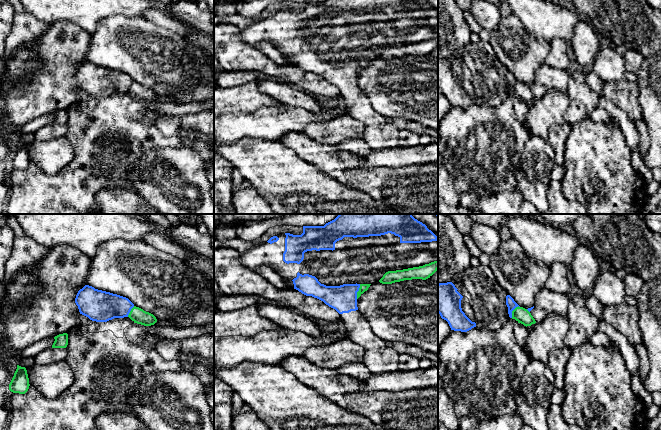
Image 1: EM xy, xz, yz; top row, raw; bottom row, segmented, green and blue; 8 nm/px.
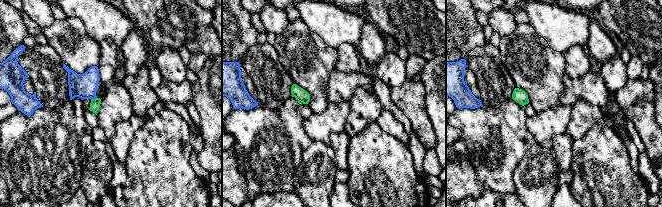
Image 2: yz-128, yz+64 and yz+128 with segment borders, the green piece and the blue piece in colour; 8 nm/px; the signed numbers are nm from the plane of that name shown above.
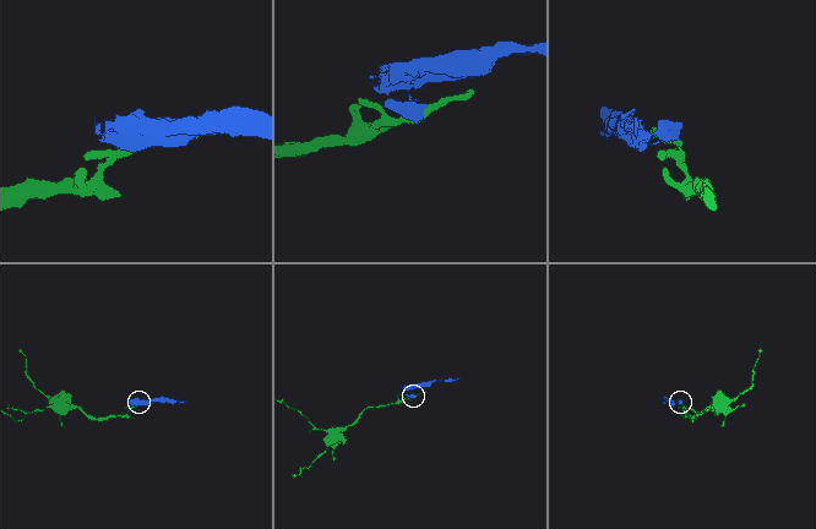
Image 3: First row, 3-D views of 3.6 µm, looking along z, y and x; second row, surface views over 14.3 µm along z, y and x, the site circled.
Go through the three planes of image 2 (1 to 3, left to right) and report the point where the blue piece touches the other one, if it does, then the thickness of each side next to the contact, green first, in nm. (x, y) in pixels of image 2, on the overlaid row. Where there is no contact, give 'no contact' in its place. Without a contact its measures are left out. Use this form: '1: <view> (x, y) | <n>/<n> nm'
1: yz-128 (93, 99) | 80/200 nm
2: no contact
3: no contact

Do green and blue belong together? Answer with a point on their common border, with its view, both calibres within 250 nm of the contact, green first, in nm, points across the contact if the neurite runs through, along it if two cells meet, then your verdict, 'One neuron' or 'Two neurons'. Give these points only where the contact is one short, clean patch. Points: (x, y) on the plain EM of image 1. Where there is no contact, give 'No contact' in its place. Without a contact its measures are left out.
Touches green at xz (358, 67). Thickness 60 nm (green) against 220 nm. Boundary: xz (360, 60), (356, 74). Two neurons

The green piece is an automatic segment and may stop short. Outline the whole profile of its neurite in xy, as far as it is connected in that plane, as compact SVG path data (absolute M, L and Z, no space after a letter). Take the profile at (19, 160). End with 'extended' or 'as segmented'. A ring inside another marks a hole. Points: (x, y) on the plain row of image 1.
M17 141L17 145L9 160L9 166L13 169L25 170L29 165L29 154L25 143Z | as segmented

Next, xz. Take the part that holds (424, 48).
M438 37L431 38L419 43L413 43L403 46L388 47L379 56L382 60L392 60L404 56L430 54L438 46Z | as segmented

